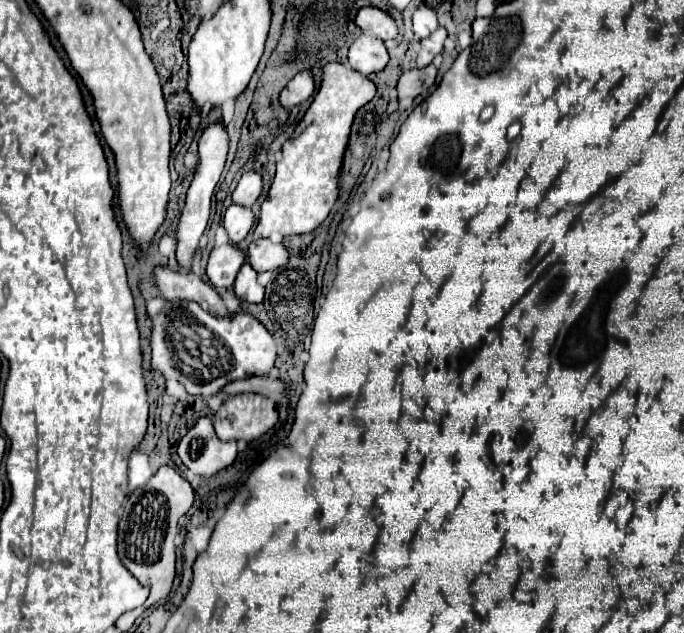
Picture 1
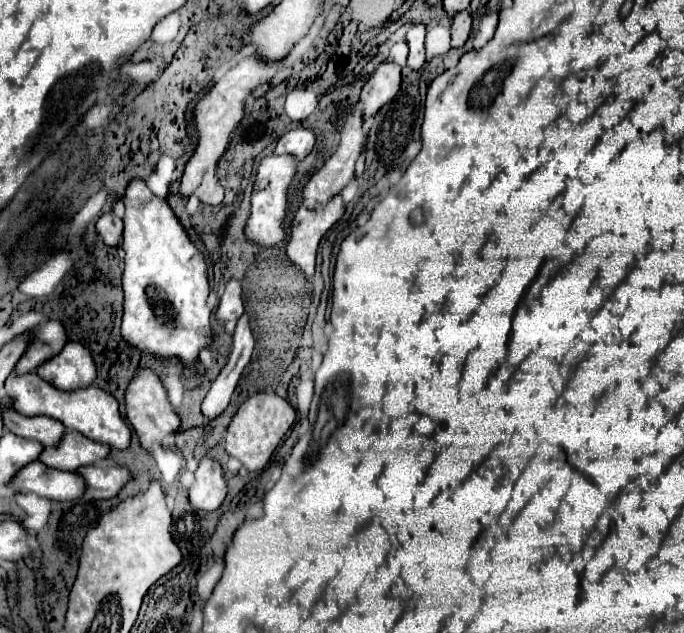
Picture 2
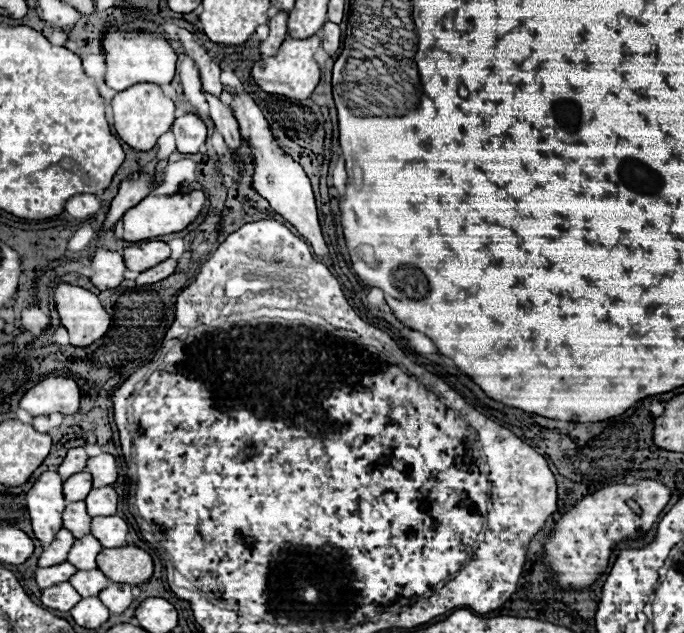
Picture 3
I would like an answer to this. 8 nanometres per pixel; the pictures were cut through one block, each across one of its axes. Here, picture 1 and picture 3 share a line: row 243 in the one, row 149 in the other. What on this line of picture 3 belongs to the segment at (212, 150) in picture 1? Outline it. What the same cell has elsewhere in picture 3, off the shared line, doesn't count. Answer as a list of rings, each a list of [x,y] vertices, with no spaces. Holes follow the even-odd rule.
[[[184,114],[182,118],[176,118],[172,132],[176,136],[178,152],[182,154],[198,154],[206,140],[206,124],[196,114]]]

